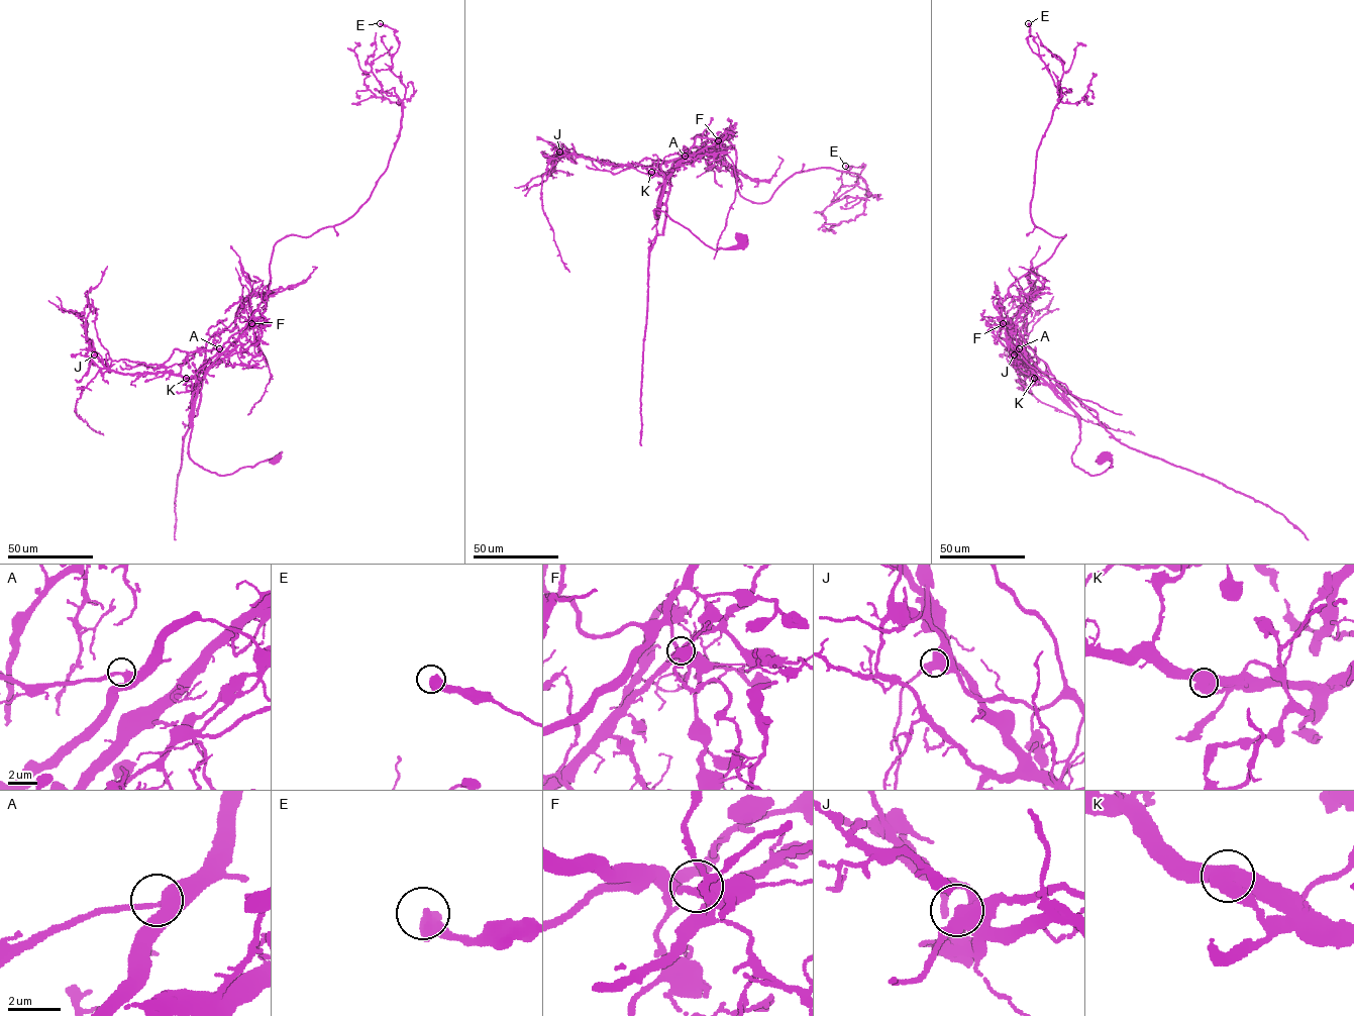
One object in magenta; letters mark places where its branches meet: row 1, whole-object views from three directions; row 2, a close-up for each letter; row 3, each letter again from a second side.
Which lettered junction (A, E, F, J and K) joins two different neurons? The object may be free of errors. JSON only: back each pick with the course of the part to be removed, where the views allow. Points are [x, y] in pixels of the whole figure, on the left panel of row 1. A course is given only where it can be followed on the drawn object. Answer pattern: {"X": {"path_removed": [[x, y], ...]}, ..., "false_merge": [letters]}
{"K": {"path_removed": [[186, 378], [193, 376], [201, 384], [200, 400], [184, 437], [175, 502], [175, 540]]}, "false_merge": ["K"]}

